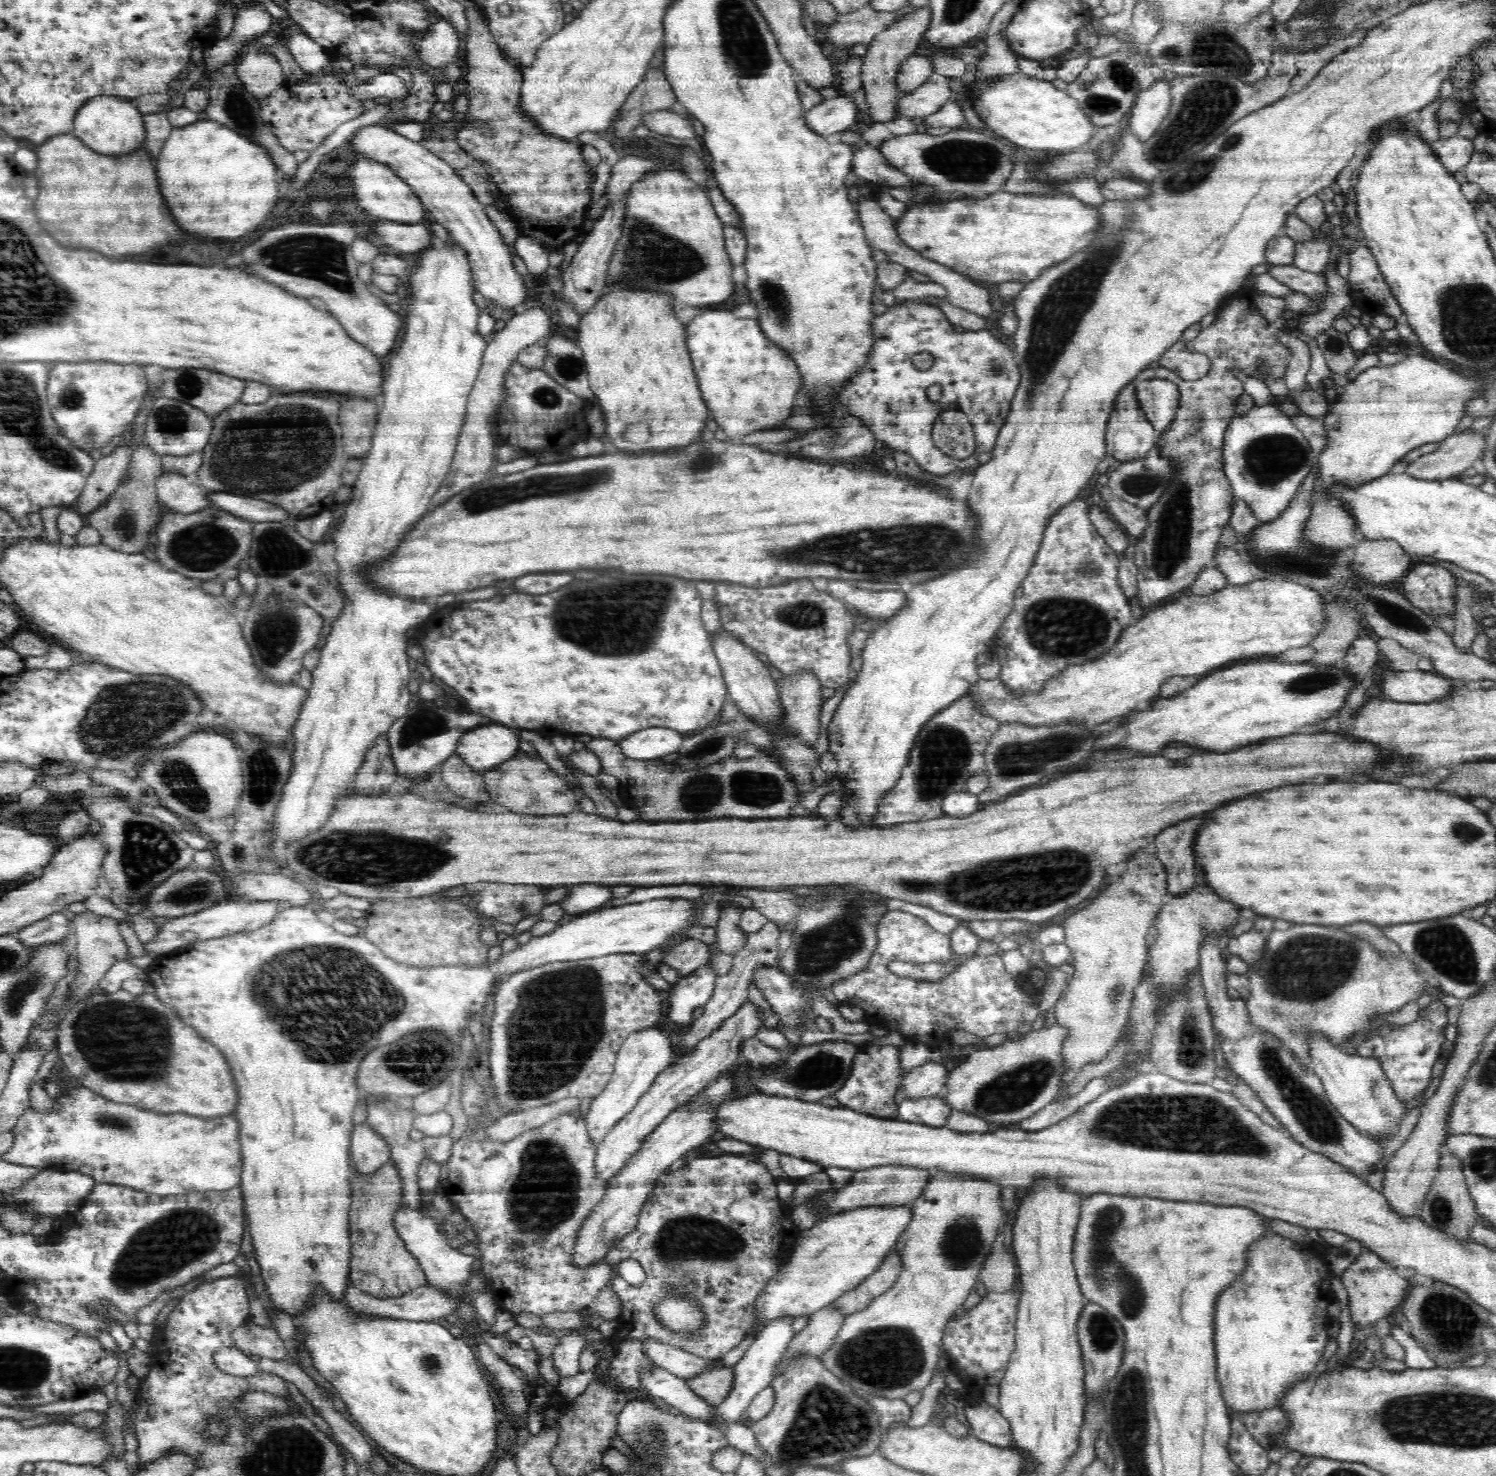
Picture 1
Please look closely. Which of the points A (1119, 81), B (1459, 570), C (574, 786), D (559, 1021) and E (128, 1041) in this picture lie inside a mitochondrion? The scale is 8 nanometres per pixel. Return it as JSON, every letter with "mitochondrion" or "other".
{"A":"mitochondrion","B":"other","C":"other","D":"mitochondrion","E":"mitochondrion"}

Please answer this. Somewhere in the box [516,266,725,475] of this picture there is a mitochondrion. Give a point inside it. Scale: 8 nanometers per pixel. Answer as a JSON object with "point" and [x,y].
{"point":[545,398]}

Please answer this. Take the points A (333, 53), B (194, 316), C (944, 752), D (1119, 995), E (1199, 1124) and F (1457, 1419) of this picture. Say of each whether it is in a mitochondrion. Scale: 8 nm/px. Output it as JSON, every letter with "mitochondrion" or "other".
{"A":"other","B":"other","C":"mitochondrion","D":"mitochondrion","E":"mitochondrion","F":"mitochondrion"}

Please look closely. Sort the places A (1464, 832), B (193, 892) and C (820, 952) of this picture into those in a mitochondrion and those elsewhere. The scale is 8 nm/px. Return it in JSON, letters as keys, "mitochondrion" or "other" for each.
{"A":"mitochondrion","B":"mitochondrion","C":"mitochondrion"}

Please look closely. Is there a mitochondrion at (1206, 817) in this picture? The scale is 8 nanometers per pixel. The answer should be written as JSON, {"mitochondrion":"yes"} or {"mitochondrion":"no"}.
{"mitochondrion":"no"}

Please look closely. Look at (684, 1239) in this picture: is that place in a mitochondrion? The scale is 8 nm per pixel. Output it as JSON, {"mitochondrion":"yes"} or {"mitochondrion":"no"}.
{"mitochondrion":"yes"}

